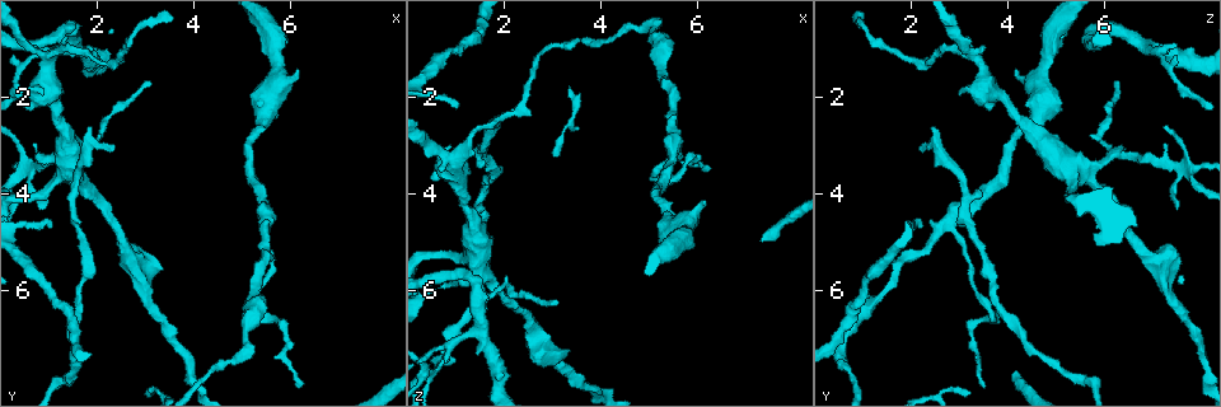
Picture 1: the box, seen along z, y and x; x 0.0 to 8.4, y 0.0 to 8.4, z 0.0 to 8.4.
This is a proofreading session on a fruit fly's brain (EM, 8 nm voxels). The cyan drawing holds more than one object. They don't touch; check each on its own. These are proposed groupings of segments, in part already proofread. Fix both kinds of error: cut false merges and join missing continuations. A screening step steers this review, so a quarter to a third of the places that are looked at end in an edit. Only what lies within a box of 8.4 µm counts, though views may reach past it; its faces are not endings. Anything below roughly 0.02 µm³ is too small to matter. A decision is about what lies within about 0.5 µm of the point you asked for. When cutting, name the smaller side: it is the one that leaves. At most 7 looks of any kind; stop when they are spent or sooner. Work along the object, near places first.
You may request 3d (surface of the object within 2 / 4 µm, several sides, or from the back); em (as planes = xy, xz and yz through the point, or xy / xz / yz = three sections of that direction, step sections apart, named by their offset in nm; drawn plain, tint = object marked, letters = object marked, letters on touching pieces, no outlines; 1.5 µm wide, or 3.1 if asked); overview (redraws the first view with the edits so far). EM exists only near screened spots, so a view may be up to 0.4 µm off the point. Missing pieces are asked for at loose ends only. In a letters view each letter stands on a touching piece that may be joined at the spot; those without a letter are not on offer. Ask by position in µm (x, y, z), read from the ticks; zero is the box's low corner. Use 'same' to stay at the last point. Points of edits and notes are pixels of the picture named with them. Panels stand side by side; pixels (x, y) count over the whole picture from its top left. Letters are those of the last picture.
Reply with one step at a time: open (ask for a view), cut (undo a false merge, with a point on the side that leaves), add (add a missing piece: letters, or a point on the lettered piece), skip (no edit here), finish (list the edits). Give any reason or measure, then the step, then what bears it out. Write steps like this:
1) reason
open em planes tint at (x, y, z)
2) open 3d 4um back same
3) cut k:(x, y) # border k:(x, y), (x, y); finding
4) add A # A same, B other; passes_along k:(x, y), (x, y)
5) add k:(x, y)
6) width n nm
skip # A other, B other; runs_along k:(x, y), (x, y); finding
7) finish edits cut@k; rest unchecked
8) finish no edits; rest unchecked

thin end
open em planes letters at (1.05, 4.75, 2.20)

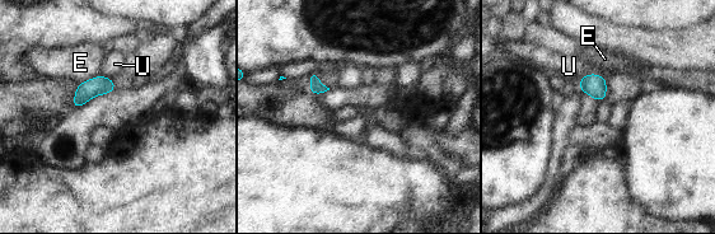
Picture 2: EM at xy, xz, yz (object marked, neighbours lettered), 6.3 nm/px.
skip # E other, U other; no lettered piece goes on from it

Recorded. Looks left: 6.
open 3d 4um back at (1.45, 0.60, 5.80)

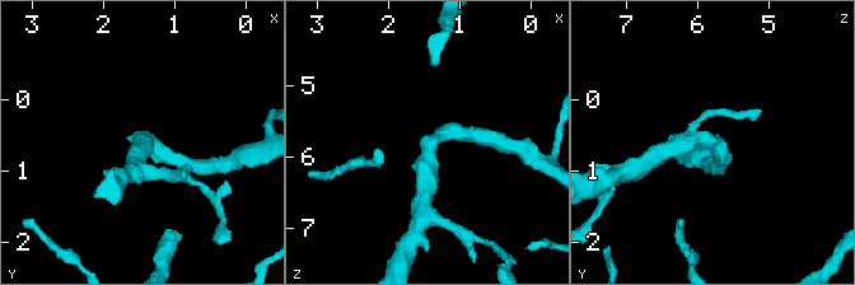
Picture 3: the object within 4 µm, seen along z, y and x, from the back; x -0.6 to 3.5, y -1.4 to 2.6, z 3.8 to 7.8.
arm_widths 220, 280 nm; shape alone is not enough
open em planes letters at (1.40, 0.60, 5.80)

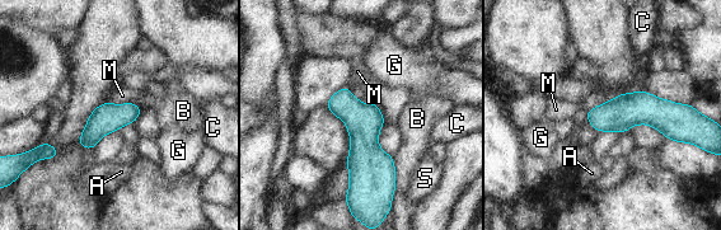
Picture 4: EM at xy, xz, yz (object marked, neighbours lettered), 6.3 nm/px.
width 190 nm
skip # A other, B other, C other, G other, M other, S other; border 4:(108, 102), (116, 104), (132, 103); continuous, no second neuron

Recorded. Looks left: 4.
an open end
open em planes tint at (1.85, 2.65, 2.40)

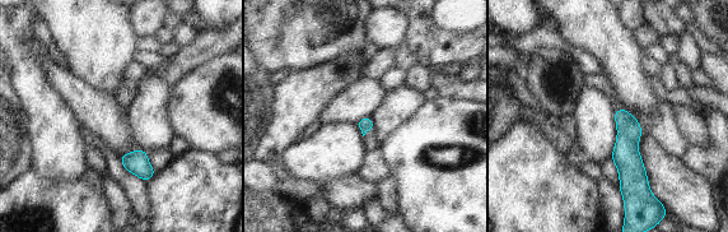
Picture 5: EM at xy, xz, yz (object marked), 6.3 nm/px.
what lies round it
open em planes letters same

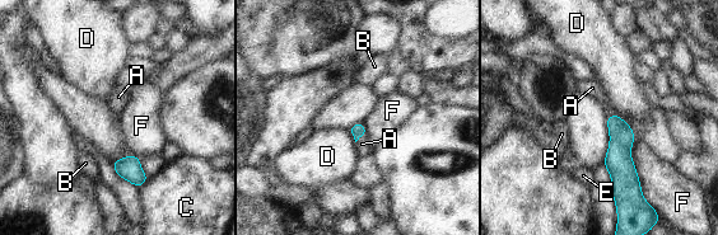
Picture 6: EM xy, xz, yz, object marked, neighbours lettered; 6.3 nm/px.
add A # A same, B other, C other, D other, E other, F other; passes_along 6:(358, 130), (360, 136), (362, 144); it goes on there

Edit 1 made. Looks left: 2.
finish edits add@6; rest unchecked

